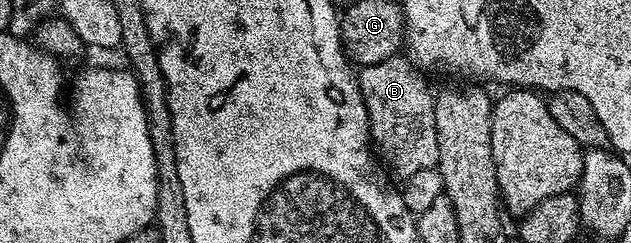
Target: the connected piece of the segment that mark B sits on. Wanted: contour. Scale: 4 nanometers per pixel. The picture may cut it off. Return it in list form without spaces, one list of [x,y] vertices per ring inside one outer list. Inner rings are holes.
[[[402,54],[362,68],[357,75],[361,97],[369,113],[374,150],[385,167],[387,162],[386,170],[396,171],[400,180],[408,179],[420,169],[433,169],[439,165],[435,95],[422,77],[410,58]]]

